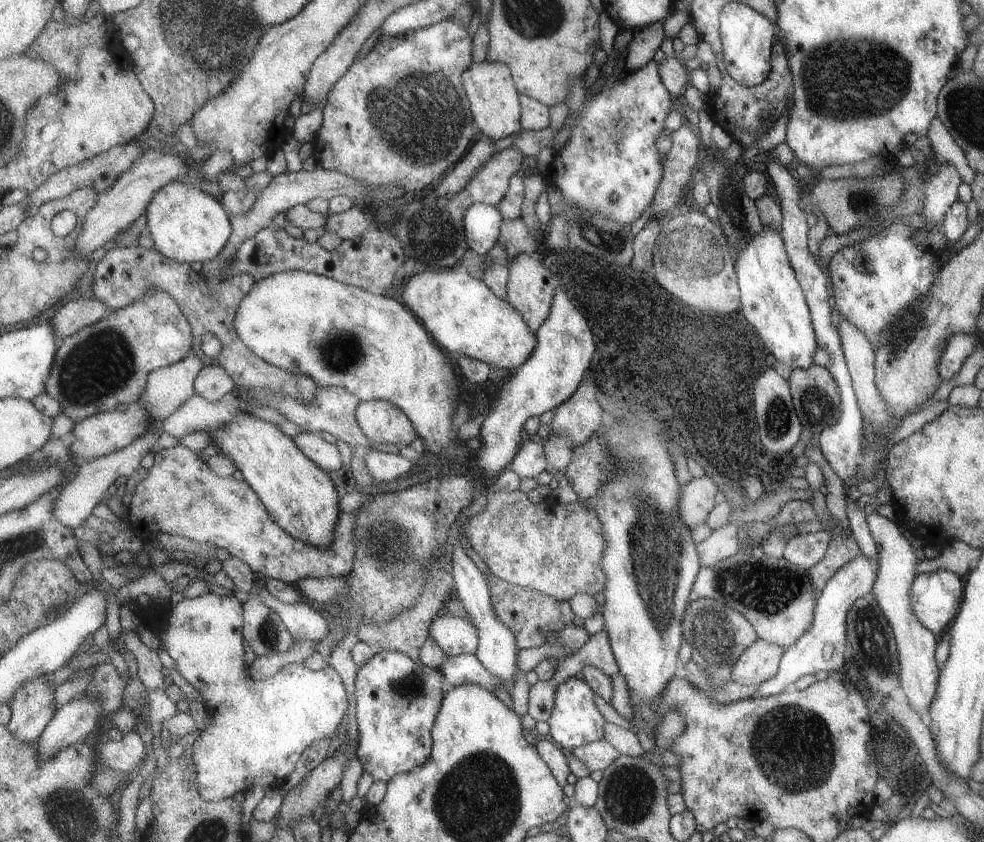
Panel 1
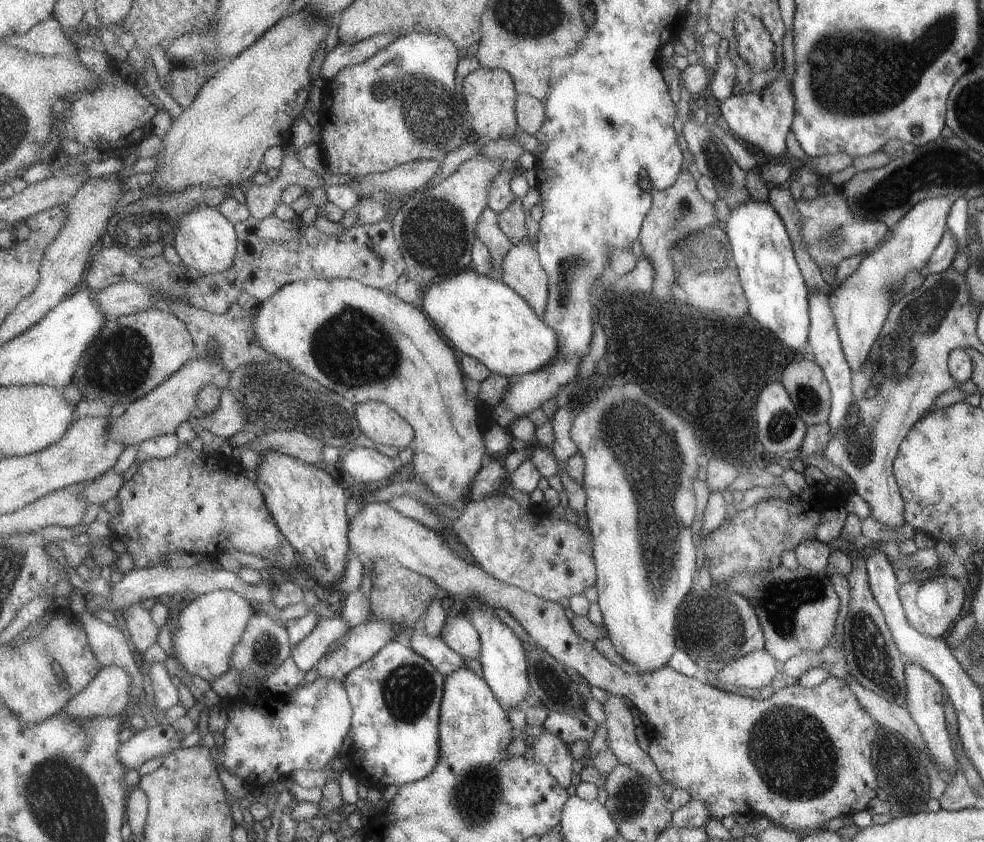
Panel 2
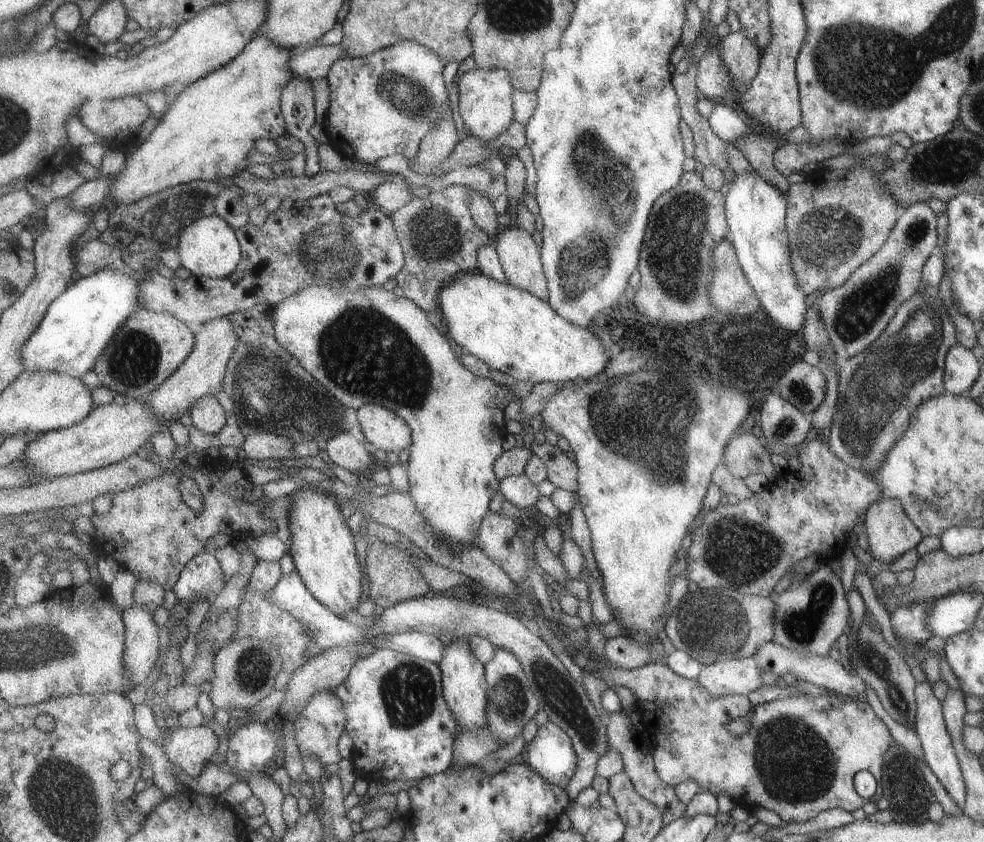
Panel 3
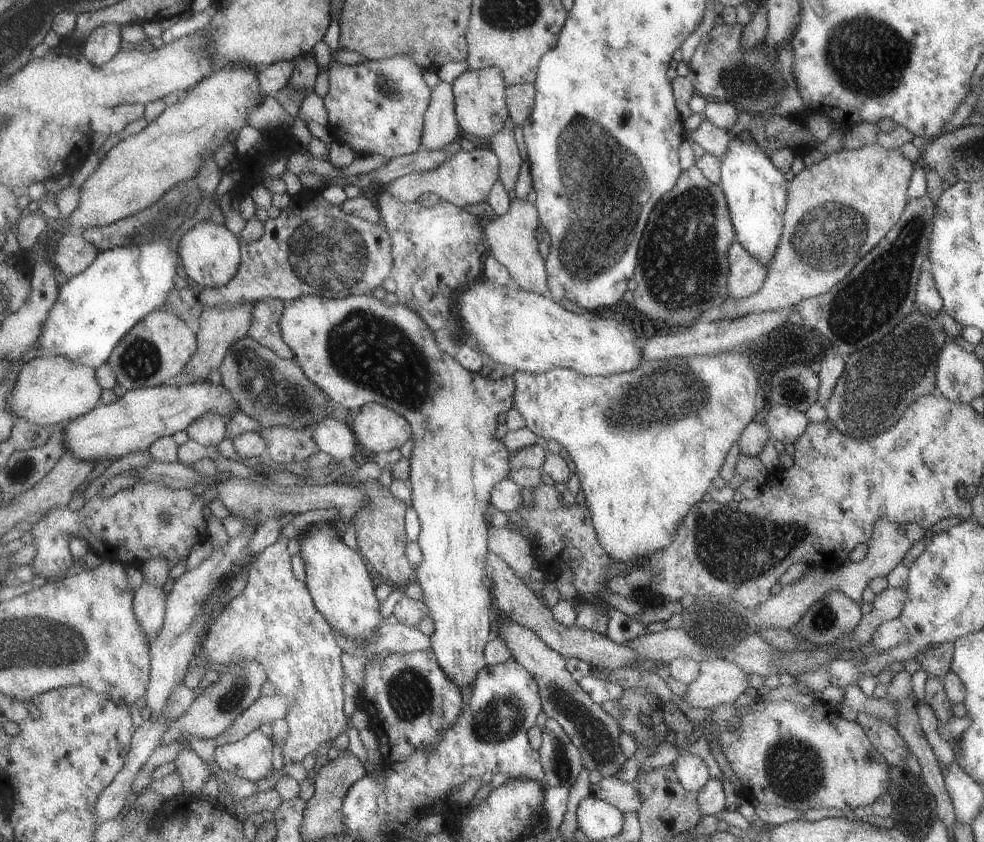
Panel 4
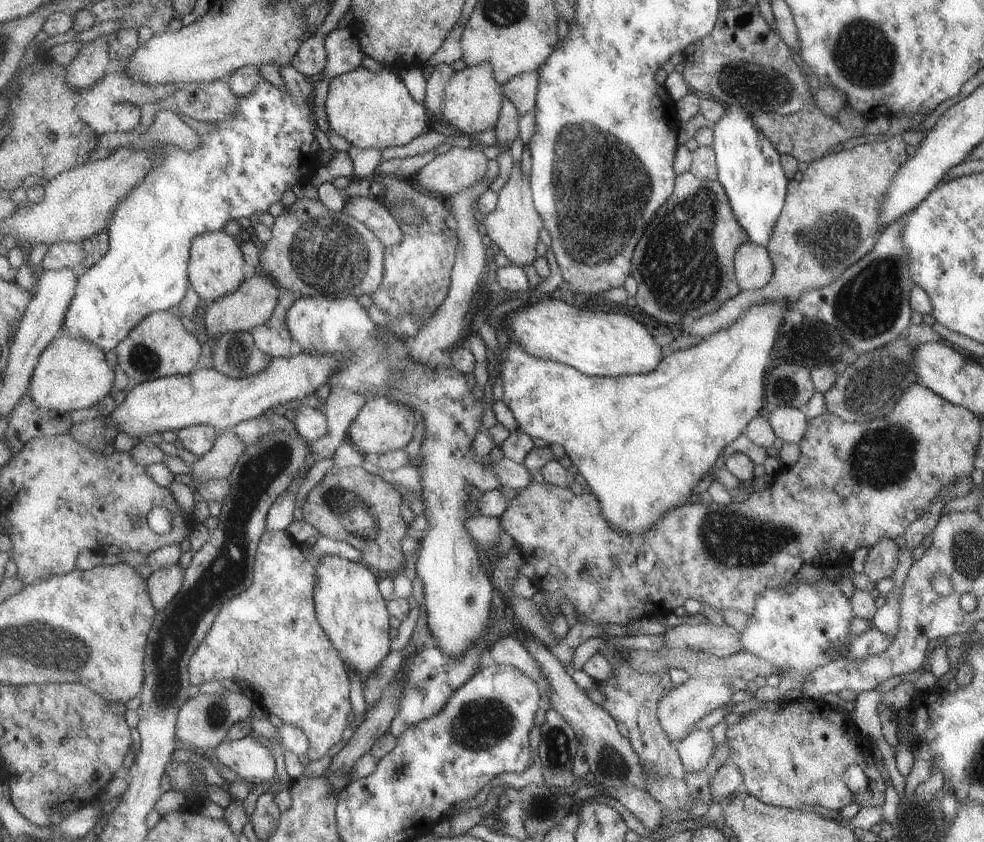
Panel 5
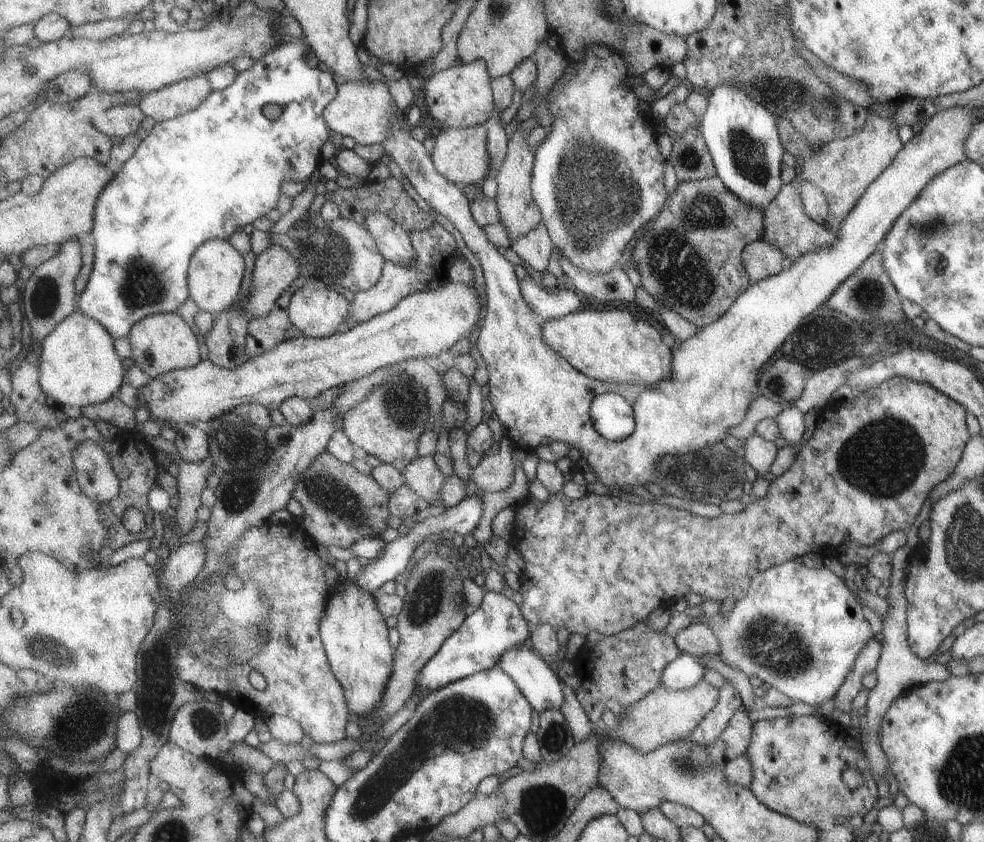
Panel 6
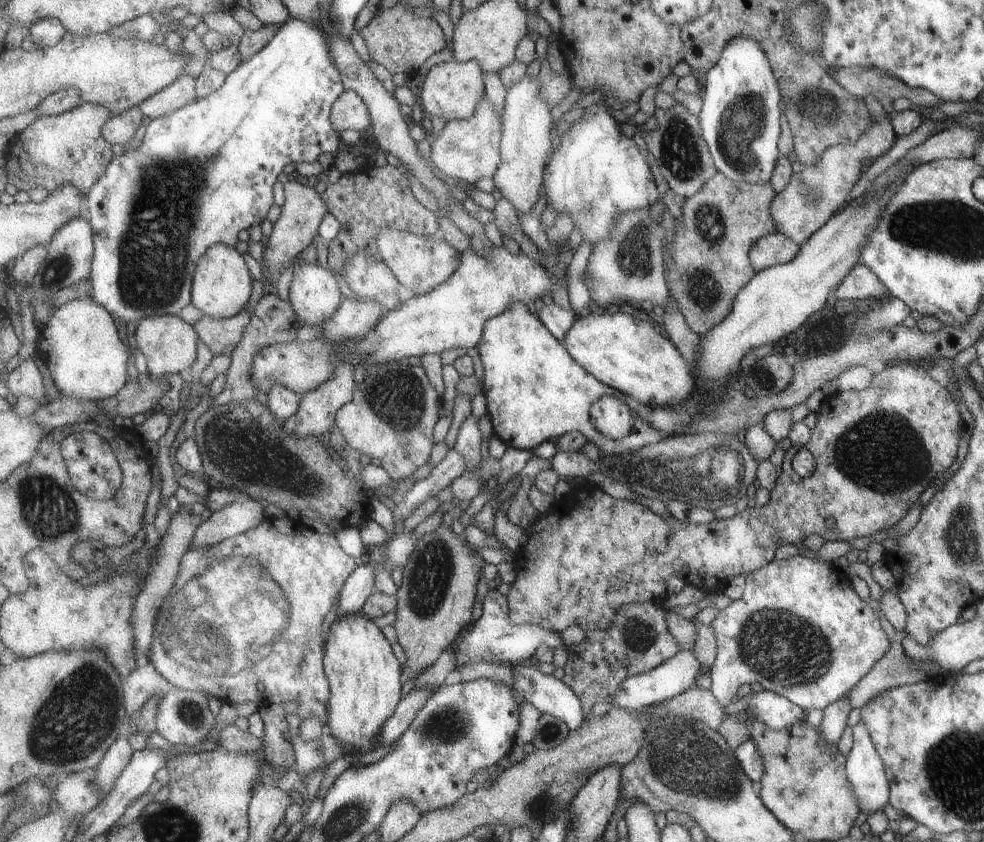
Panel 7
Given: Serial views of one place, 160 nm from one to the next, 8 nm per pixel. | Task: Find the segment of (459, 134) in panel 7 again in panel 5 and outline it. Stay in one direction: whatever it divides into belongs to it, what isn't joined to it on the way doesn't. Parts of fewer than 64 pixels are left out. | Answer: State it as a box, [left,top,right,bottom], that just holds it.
[410,144,489,198]

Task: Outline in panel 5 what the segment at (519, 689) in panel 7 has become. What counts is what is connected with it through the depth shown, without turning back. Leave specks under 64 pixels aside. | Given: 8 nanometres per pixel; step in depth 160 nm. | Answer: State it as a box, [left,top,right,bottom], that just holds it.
[489,635,549,708]

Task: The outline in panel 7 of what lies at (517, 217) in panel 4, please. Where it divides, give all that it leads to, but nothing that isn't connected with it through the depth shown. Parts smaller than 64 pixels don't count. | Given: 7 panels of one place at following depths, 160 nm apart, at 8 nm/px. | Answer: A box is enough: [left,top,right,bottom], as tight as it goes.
[493,76,553,213]

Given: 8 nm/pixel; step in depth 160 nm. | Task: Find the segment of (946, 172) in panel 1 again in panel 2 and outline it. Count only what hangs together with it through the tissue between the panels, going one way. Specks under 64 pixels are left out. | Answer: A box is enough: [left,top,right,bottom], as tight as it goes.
[827,196,952,372]

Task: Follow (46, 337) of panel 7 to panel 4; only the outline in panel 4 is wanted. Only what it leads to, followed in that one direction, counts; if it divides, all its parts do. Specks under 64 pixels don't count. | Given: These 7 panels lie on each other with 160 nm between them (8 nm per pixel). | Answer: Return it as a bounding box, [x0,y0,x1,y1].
[8,356,103,428]

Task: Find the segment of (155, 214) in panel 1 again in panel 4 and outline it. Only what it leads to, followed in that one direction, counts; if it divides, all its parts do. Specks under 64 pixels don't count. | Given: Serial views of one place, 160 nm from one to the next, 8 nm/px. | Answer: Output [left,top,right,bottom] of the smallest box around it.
[179,220,243,288]

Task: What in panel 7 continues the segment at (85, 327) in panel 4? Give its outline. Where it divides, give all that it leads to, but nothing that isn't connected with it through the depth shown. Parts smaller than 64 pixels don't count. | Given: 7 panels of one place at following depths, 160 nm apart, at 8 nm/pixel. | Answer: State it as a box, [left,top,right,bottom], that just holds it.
[86,17,346,323]

